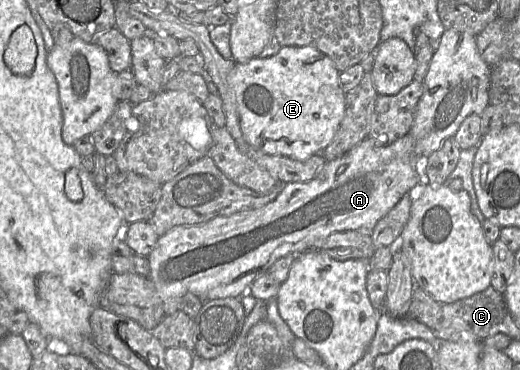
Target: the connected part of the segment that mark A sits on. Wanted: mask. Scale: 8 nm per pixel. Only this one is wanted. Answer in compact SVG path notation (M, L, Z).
M409 133L388 146L378 146L371 138L365 138L340 158L326 161L323 169L314 179L307 182L287 183L273 201L262 206L261 208L239 211L227 216L218 216L211 220L208 220L207 222L199 224L179 225L173 227L165 234L159 236L154 249L148 255L150 266L148 278L153 282L158 293L163 299L164 315L167 316L178 311L180 309L181 300L187 293L195 294L203 302L226 297L241 297L241 292L244 290L244 288L248 287L248 285L250 285L260 273L266 273L270 266L277 259L290 253L301 253L307 250L311 250L316 240L325 238L333 232L346 230L373 232L373 229L377 222L382 219L399 202L403 195L408 194L408 192L420 182L420 176L416 170L415 164L417 158L418 157L415 155L415 140Z

